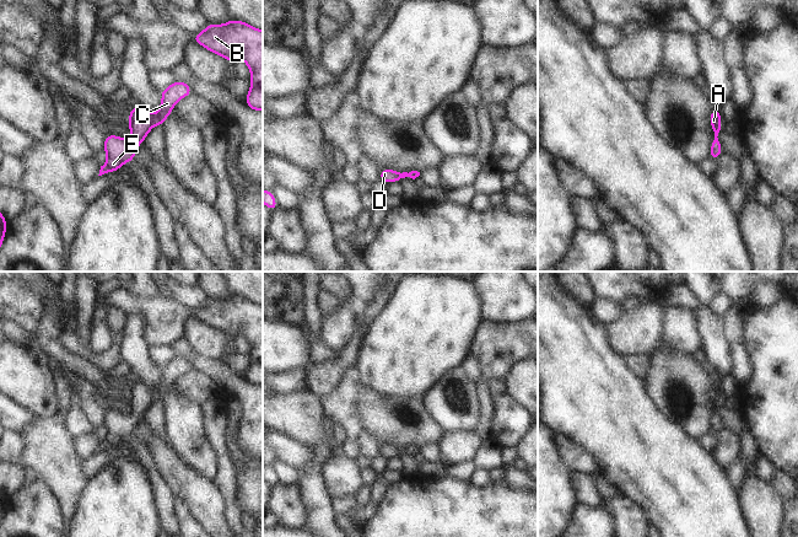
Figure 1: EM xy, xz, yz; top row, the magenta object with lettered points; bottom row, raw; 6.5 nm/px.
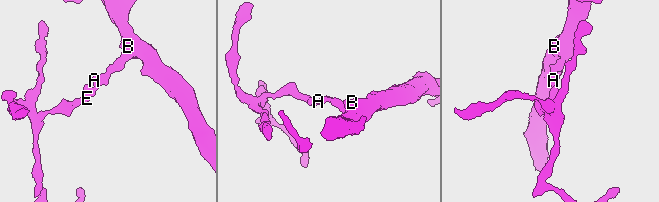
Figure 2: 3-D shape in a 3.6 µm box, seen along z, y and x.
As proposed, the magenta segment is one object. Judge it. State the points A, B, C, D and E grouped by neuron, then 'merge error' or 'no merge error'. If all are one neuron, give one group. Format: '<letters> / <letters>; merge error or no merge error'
A B C D E; no merge error

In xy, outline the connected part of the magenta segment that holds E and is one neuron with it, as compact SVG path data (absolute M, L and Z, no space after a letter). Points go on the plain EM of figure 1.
M174 356L167 364L161 366L161 382L155 390L149 388L144 382L136 381L129 388L129 404L131 412L122 414L118 410L107 410L104 414L104 426L107 439L101 441L99 450L110 446L118 447L119 442L134 435L136 424L144 418L150 406L160 399L163 402L166 393L172 388L174 380L193 369L187 358Z

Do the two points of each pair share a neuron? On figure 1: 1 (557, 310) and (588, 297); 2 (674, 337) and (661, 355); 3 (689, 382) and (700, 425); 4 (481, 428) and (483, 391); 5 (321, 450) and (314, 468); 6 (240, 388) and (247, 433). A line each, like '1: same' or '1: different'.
1: different
2: different
3: same
4: same
5: same
6: same

